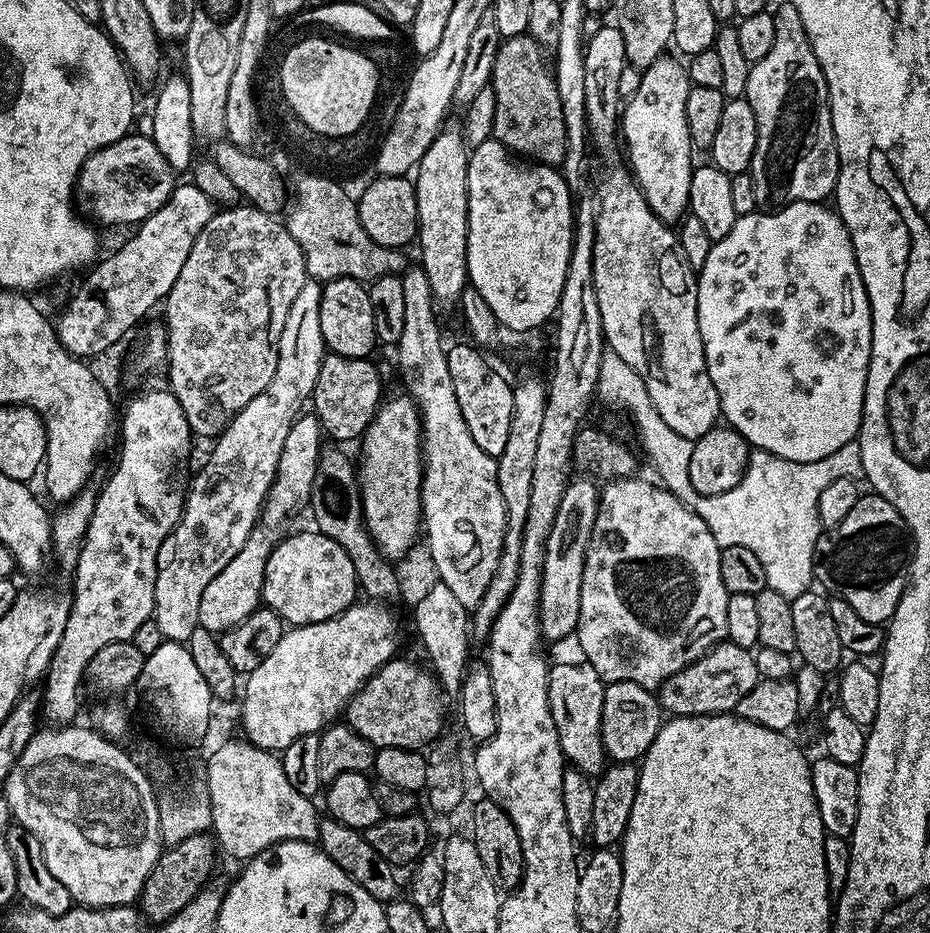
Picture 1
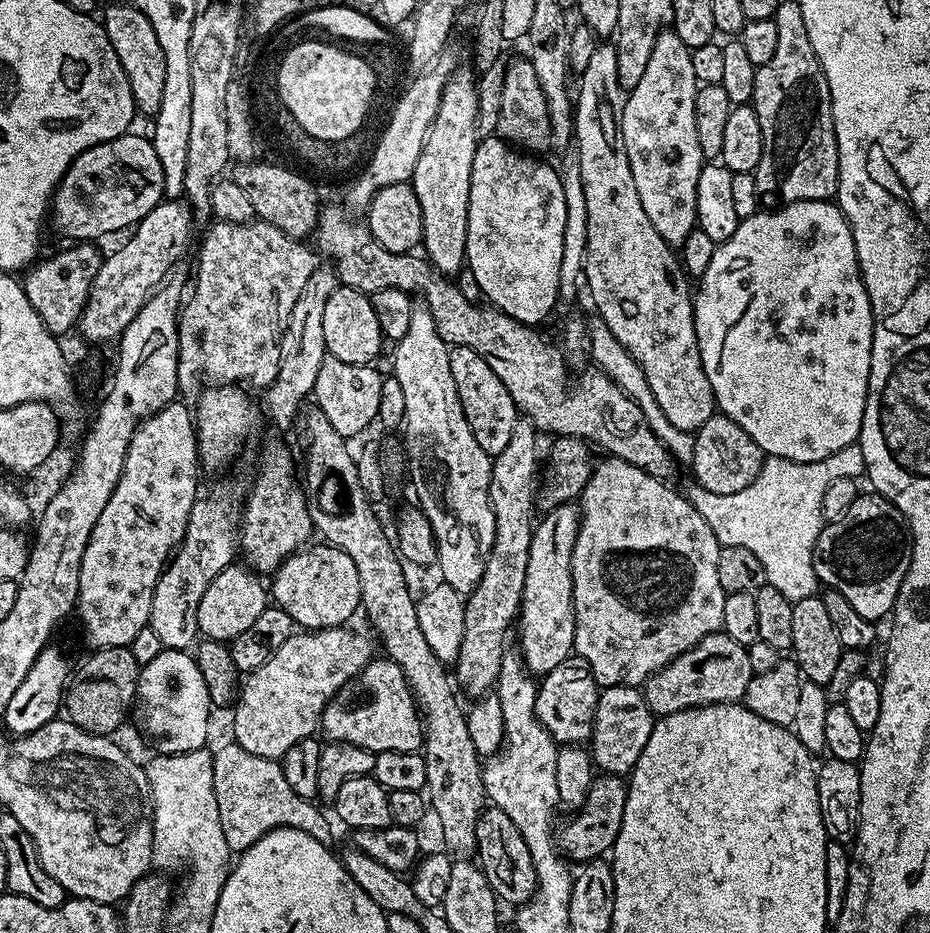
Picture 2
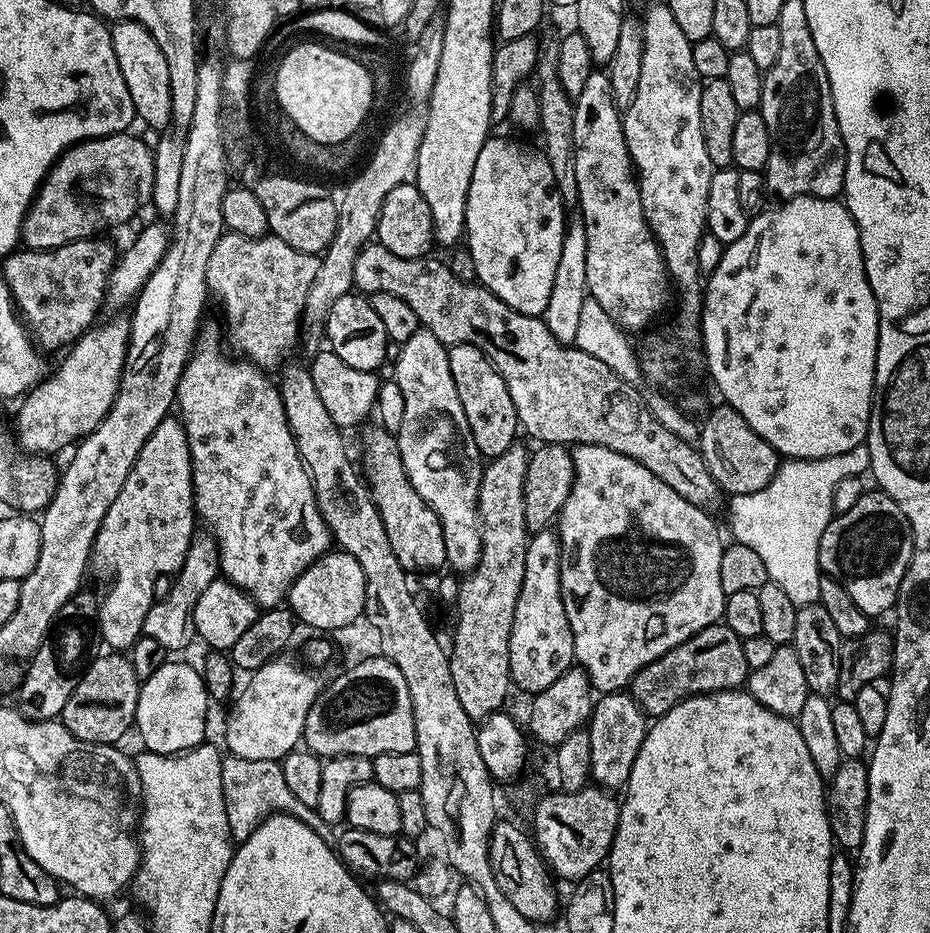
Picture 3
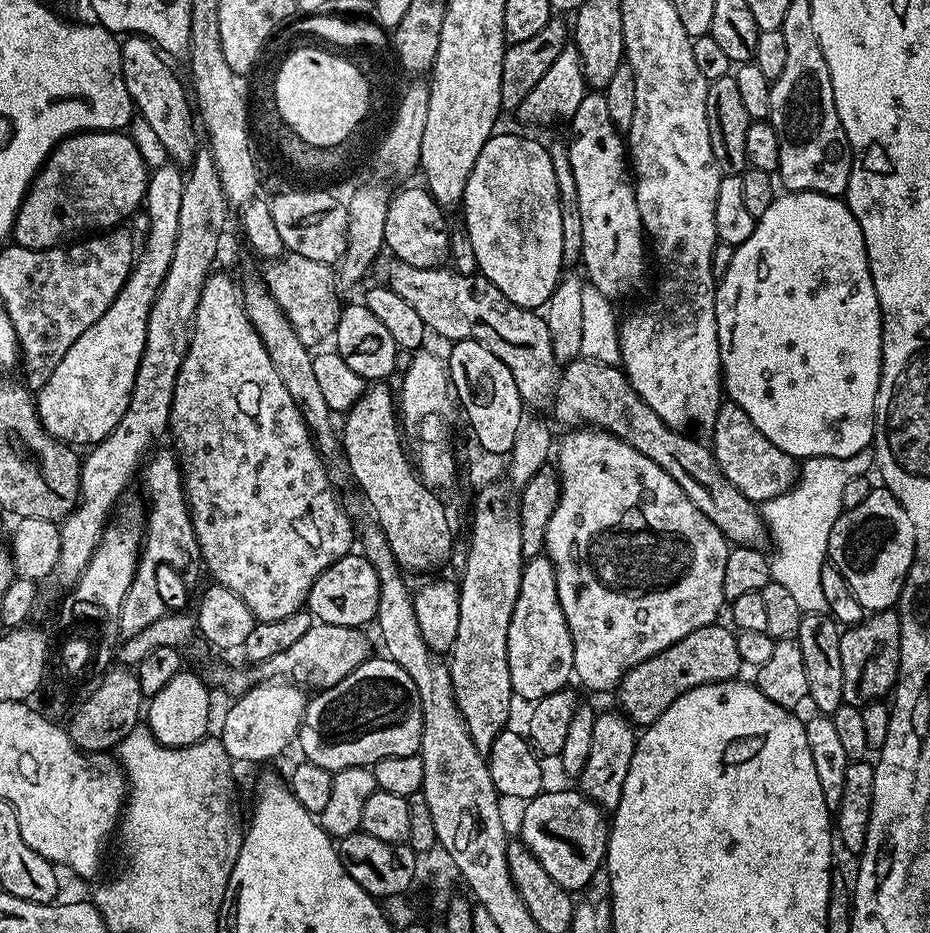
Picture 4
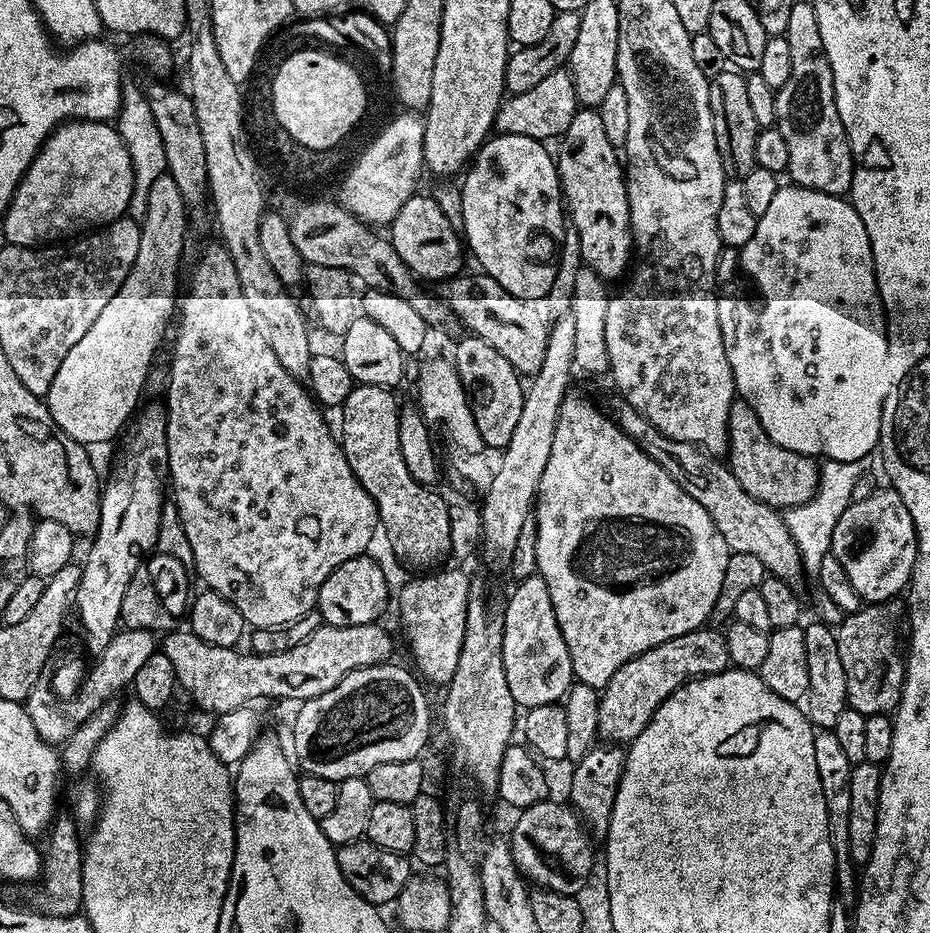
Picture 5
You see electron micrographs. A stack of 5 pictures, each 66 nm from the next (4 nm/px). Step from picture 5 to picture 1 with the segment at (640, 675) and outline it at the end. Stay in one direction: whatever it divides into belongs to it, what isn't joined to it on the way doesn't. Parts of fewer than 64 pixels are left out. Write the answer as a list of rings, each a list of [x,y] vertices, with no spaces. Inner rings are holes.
[[[727,642],[714,645],[702,658],[678,670],[658,689],[660,707],[673,716],[722,716],[735,713],[738,702],[759,682],[755,655],[742,646]]]

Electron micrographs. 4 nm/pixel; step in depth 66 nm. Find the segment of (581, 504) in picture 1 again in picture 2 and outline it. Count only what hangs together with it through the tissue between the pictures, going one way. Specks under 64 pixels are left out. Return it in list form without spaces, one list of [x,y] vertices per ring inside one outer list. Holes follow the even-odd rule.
[[[570,503],[543,513],[532,530],[530,559],[526,561],[526,586],[522,586],[518,613],[518,655],[536,678],[543,678],[574,652],[576,615],[572,597],[572,555],[579,529],[580,509],[575,503]]]

